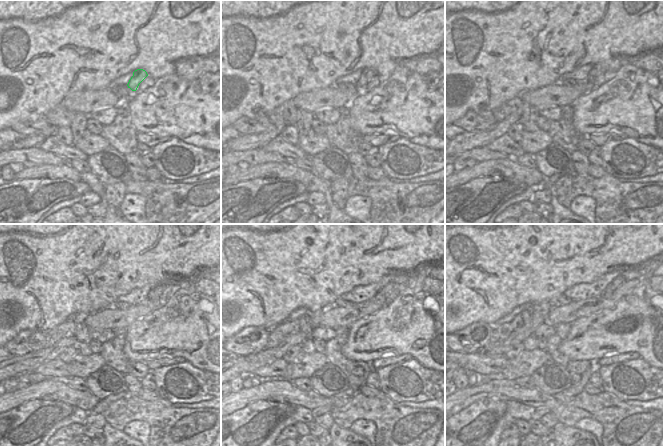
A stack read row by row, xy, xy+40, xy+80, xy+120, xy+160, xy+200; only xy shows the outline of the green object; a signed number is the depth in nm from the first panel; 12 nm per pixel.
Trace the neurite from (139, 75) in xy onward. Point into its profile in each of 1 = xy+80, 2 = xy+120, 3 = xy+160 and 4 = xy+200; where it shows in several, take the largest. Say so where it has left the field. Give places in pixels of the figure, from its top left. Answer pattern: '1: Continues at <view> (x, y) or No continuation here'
1: Continues at xy+80 (601, 68)
2: Continues at xy+120 (163, 292)
3: Continues at xy+160 (391, 290)
4: Continues at xy+200 (618, 281).

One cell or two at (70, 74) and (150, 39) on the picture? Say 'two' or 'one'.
one

